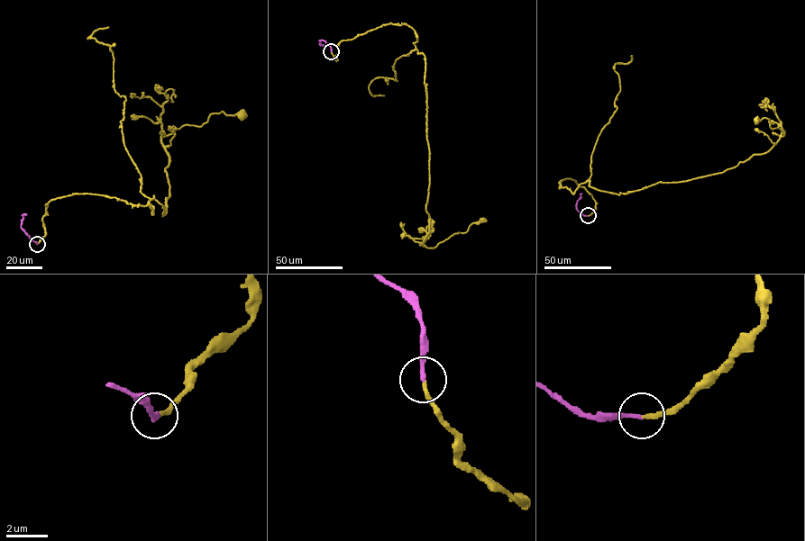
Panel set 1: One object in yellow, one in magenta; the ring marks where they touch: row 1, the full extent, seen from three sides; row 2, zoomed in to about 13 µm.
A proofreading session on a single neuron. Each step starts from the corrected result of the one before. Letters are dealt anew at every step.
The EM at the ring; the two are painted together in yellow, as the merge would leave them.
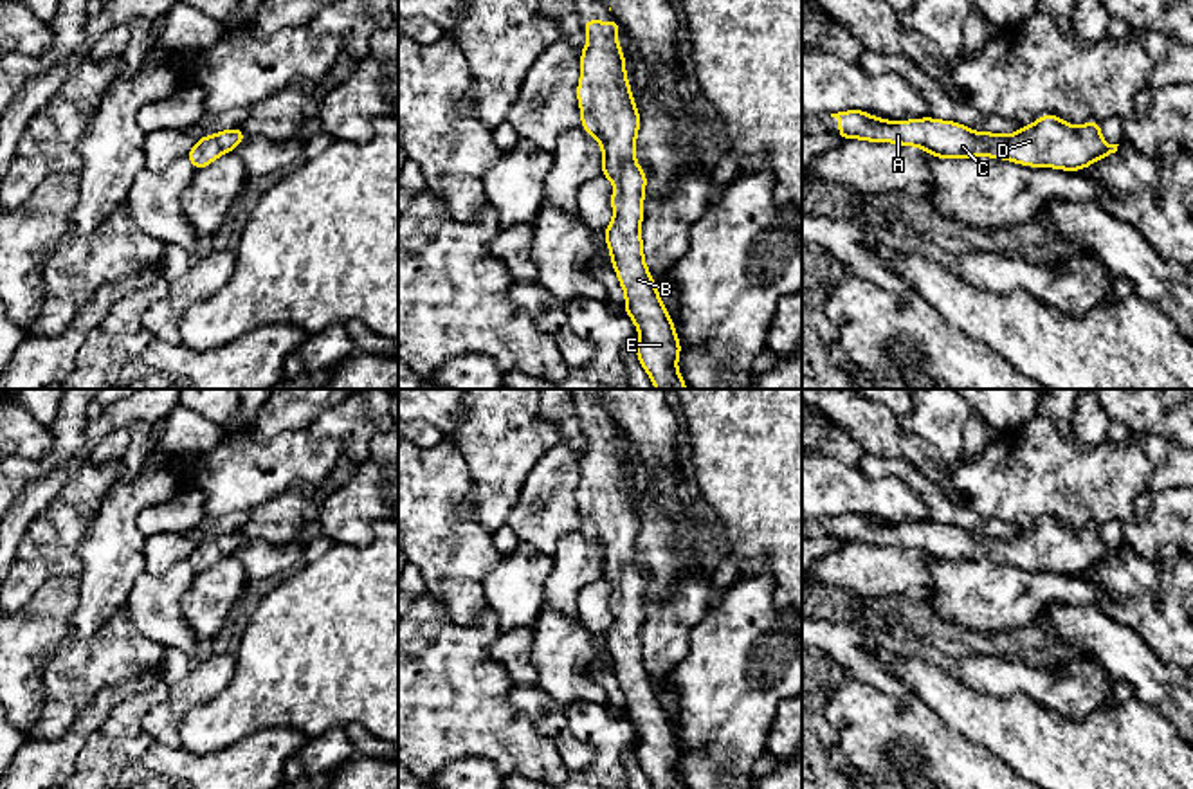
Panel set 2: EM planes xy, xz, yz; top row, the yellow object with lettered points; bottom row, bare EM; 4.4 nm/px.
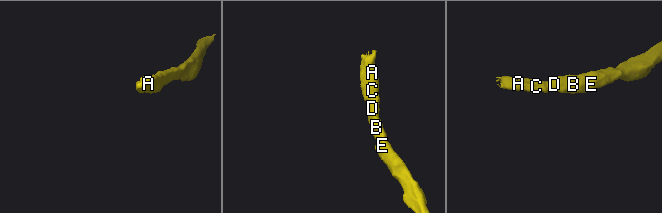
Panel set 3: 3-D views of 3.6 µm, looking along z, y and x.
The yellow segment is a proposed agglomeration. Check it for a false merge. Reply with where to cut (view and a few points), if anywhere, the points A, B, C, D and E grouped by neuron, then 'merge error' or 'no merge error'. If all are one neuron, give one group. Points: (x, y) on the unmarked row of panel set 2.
no cut | A B C D E | no merge error

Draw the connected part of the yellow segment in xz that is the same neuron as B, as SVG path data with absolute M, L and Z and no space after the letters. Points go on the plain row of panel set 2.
M616 422L613 425L582 423L582 431L587 436L587 447L580 458L582 474L577 490L580 526L586 537L596 542L602 549L600 578L615 585L611 600L615 620L604 634L604 639L611 656L613 672L625 697L625 717L640 735L636 760L654 789L685 789L685 784L676 771L681 748L643 661L640 629L645 618L643 594L647 589L647 578L634 564L640 517L625 477L625 458L618 450L620 425Z

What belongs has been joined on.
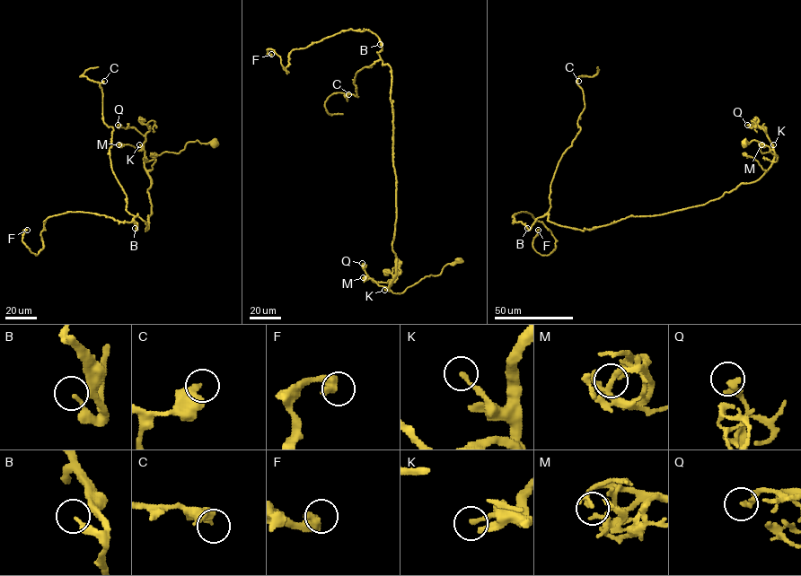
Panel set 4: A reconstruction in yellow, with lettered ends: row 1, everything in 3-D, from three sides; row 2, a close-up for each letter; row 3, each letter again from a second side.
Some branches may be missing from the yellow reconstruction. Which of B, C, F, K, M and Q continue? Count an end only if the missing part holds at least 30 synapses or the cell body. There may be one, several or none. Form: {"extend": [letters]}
{"extend": []}

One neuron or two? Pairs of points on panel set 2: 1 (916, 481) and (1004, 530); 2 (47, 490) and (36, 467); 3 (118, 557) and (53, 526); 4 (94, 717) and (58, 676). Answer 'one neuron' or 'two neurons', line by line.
1: one neuron
2: two neurons
3: two neurons
4: two neurons

